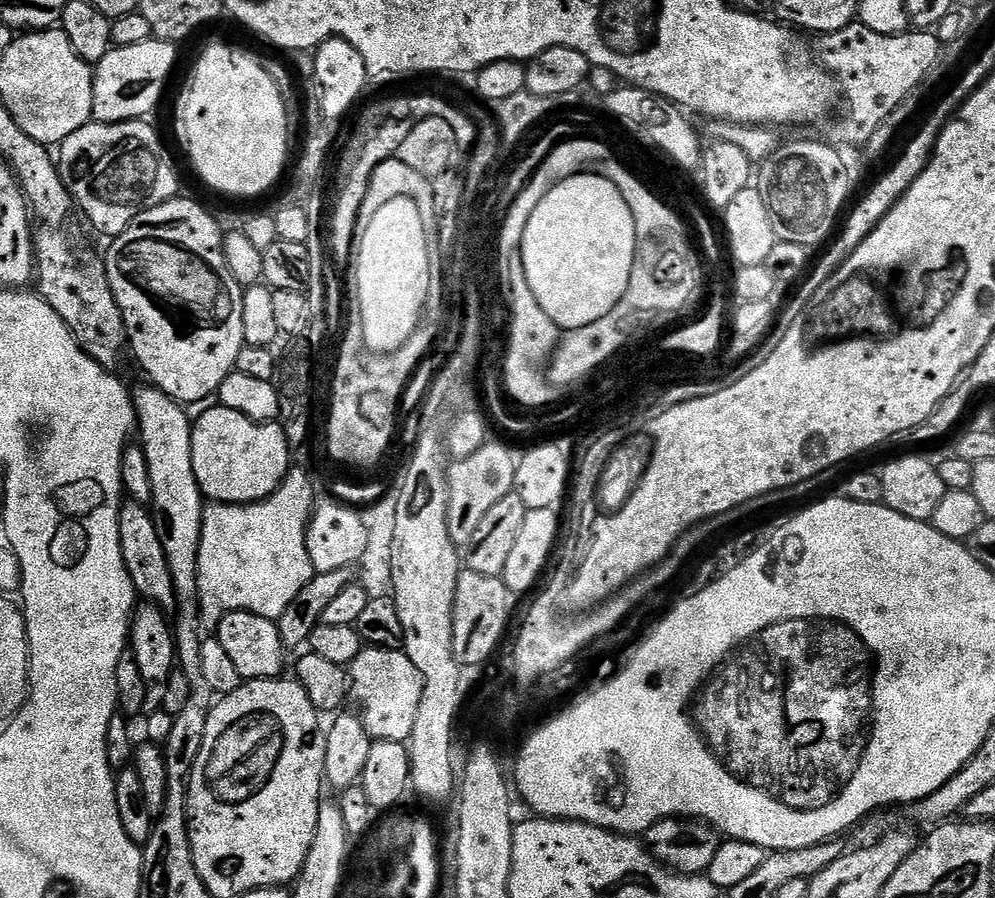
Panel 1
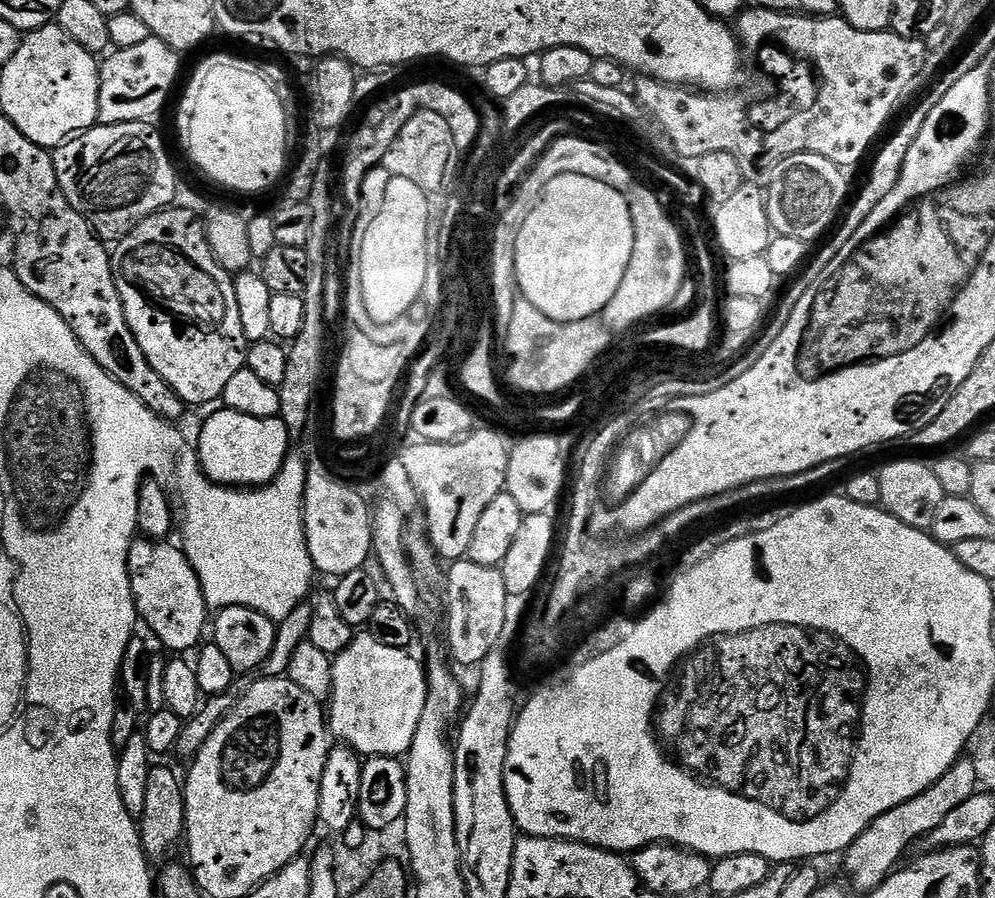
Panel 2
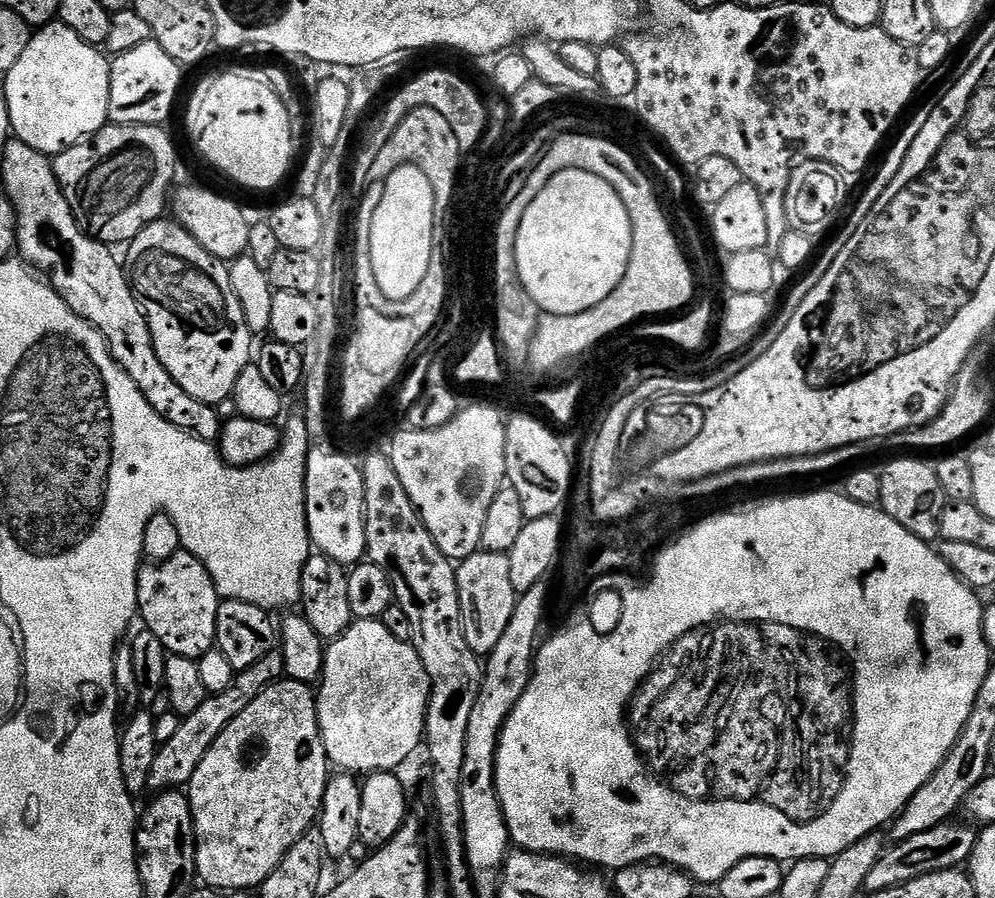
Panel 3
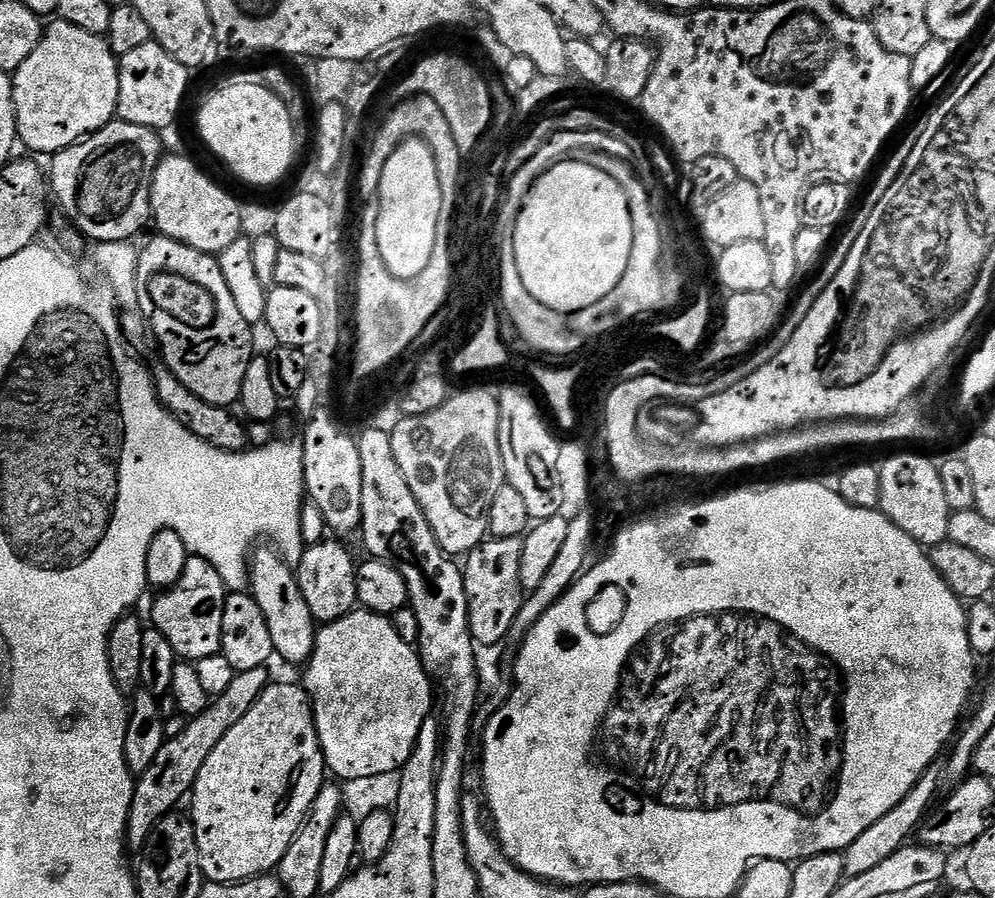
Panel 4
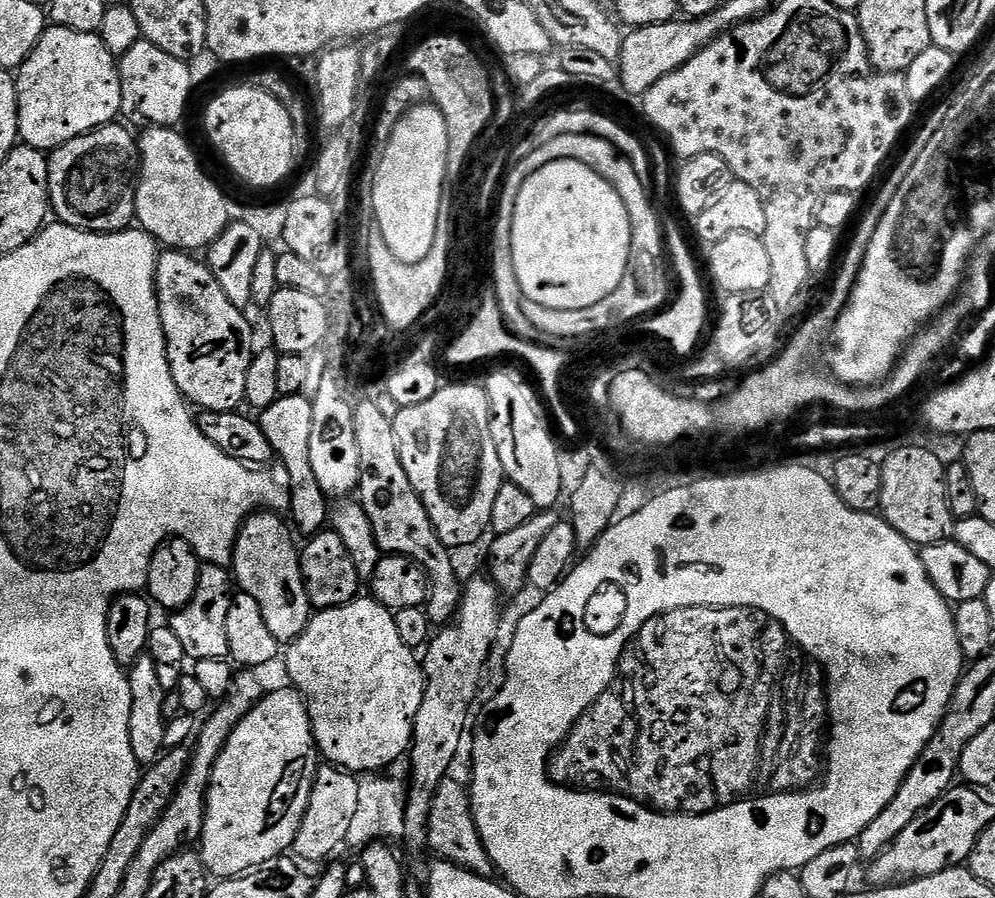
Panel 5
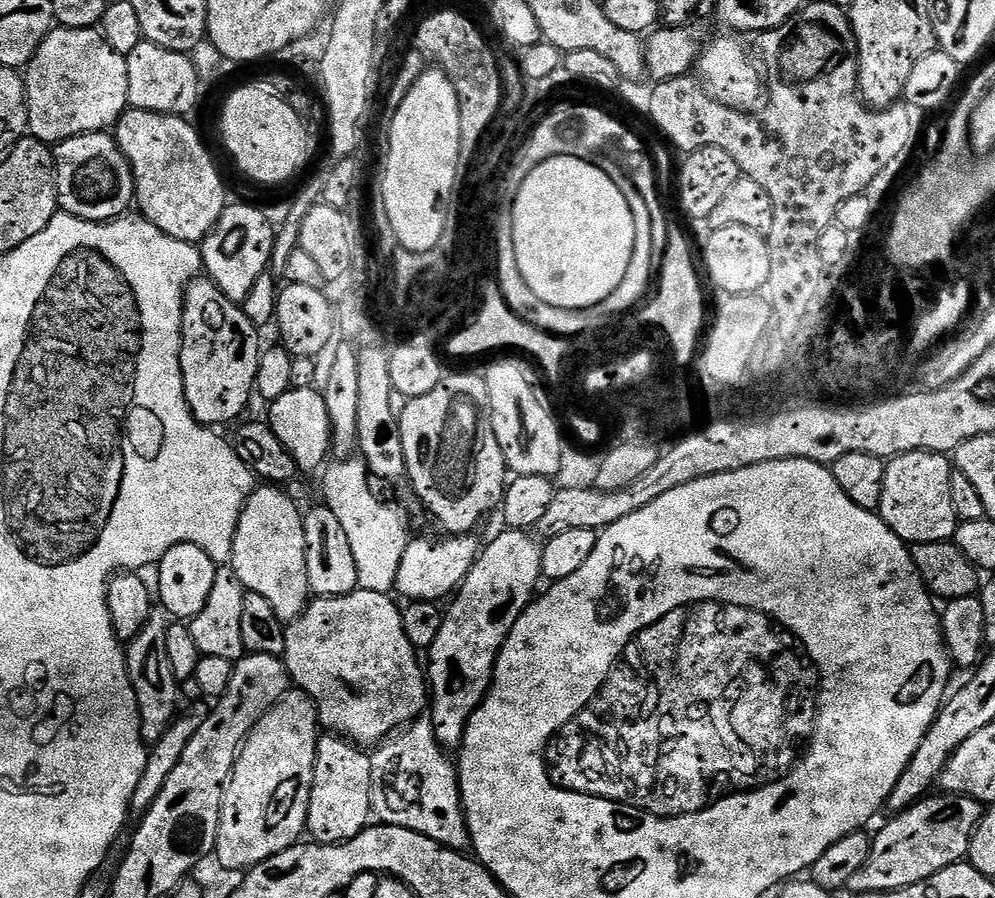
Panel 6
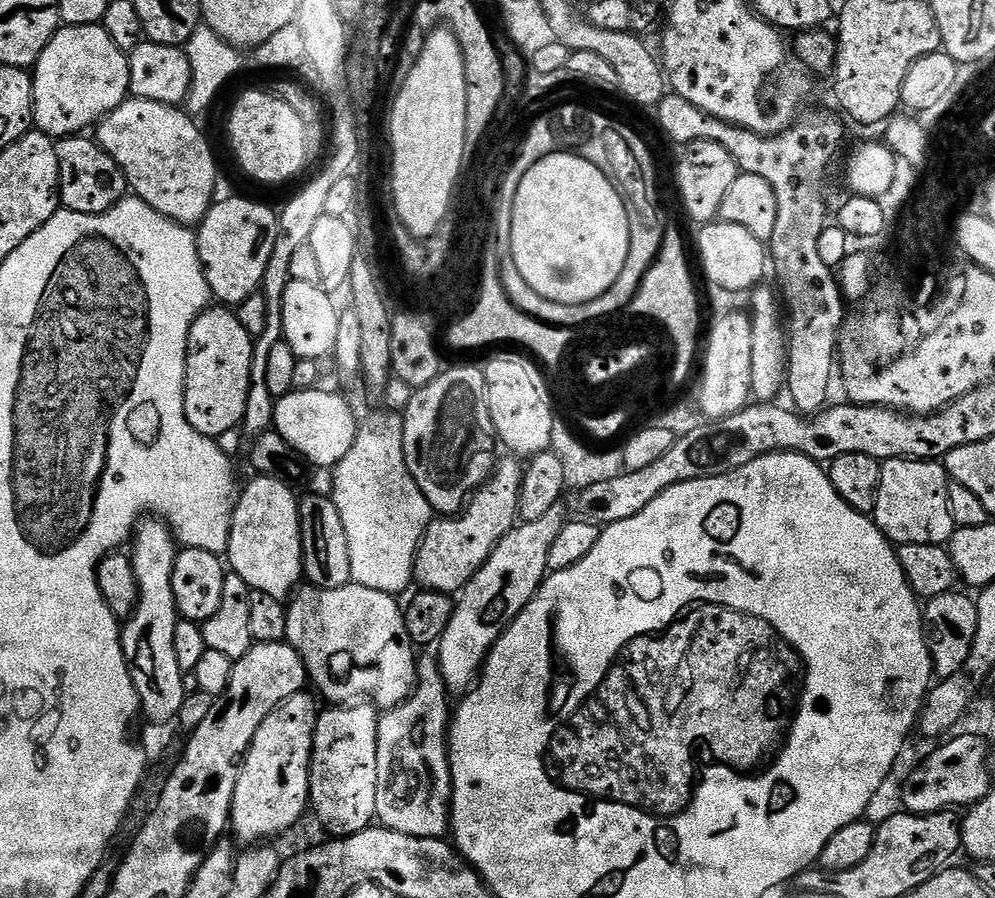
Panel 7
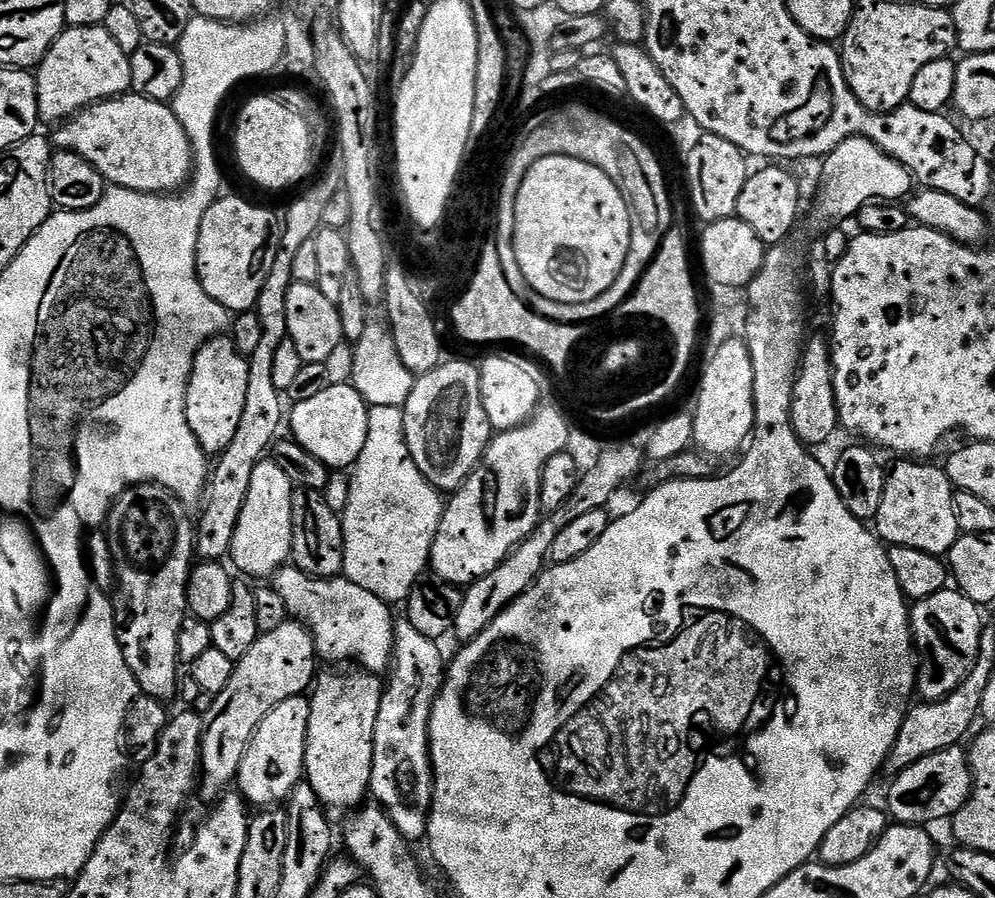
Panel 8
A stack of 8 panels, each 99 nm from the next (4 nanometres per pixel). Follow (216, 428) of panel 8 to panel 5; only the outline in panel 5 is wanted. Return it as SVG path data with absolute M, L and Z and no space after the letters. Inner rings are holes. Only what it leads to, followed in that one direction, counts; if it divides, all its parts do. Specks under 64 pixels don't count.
M184 250L165 253L156 263L156 288L174 382L197 409L235 412L245 403L246 370L254 355L252 328L245 313L226 298L203 259L195 260Z

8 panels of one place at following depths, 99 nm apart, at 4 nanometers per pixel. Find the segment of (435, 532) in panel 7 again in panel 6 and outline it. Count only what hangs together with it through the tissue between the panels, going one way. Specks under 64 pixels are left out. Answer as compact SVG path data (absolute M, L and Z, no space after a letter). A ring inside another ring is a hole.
M475 535L443 538L444 540L416 540L409 539L406 554L398 562L398 576L394 592L397 597L405 596L405 601L431 600L443 601L451 597L460 584L470 574L482 547L481 541L476 541Z

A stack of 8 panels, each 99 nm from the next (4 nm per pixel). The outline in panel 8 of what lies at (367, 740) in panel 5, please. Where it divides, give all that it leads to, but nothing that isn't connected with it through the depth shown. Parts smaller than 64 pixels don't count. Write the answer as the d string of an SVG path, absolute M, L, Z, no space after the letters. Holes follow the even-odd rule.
M295 566L279 568L274 587L282 594L289 617L307 626L316 637L316 655L321 661L329 660L329 665L336 666L339 660L357 660L357 665L369 672L389 671L396 646L396 620L388 602L347 578L317 578Z

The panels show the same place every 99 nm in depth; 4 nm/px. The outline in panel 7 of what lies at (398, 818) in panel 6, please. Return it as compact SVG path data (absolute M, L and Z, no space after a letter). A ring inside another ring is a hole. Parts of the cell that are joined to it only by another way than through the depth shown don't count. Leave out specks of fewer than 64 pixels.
M421 659L416 665L416 687L396 708L380 716L378 726L378 790L376 820L398 834L414 838L447 837L450 832L450 801L452 799L452 768L448 765L448 730L450 727L450 693L444 684L440 666L435 659Z

